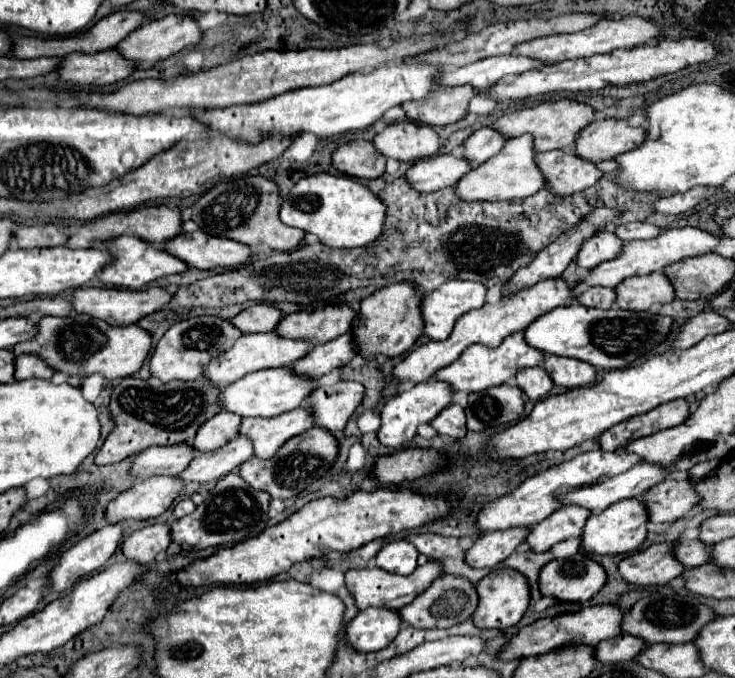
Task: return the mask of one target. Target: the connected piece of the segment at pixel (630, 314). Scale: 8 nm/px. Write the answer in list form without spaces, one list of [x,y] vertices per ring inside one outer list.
[[[583,305],[557,307],[525,329],[525,341],[549,355],[565,355],[587,361],[597,369],[625,369],[629,363],[645,353],[651,353],[667,341],[673,327],[673,317],[657,315],[651,311],[625,311],[625,309],[593,309]]]

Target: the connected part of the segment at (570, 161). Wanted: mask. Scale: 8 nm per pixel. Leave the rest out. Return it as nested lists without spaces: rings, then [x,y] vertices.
[[[563,149],[537,153],[537,165],[547,179],[547,189],[559,197],[583,191],[599,181],[603,175],[595,163],[585,163],[585,159],[577,159],[573,151],[563,153]]]

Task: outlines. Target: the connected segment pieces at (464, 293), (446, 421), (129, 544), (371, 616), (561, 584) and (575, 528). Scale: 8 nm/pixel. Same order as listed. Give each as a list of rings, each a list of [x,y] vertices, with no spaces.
[[[453,279],[425,295],[421,311],[425,317],[425,335],[433,341],[447,339],[463,313],[479,309],[485,303],[487,287],[483,283]]]
[[[449,405],[431,421],[431,425],[439,435],[449,435],[453,439],[461,439],[467,433],[465,411],[461,405]]]
[[[157,523],[131,533],[123,543],[123,553],[133,561],[151,563],[159,553],[167,551],[169,543],[171,527],[167,523]]]
[[[369,607],[359,611],[353,621],[347,623],[345,643],[347,647],[369,653],[389,645],[401,627],[401,619],[395,611]]]
[[[587,553],[549,561],[539,571],[539,591],[557,601],[585,603],[605,585],[603,567]]]
[[[577,505],[559,507],[545,521],[529,529],[529,535],[525,539],[525,549],[543,553],[543,551],[549,551],[549,547],[559,541],[579,537],[589,513],[591,511],[577,507]]]

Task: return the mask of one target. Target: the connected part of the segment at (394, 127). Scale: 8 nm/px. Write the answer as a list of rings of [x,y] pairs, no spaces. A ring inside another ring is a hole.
[[[399,121],[387,125],[373,139],[375,149],[397,161],[419,161],[439,151],[439,135],[433,127],[415,121]]]

